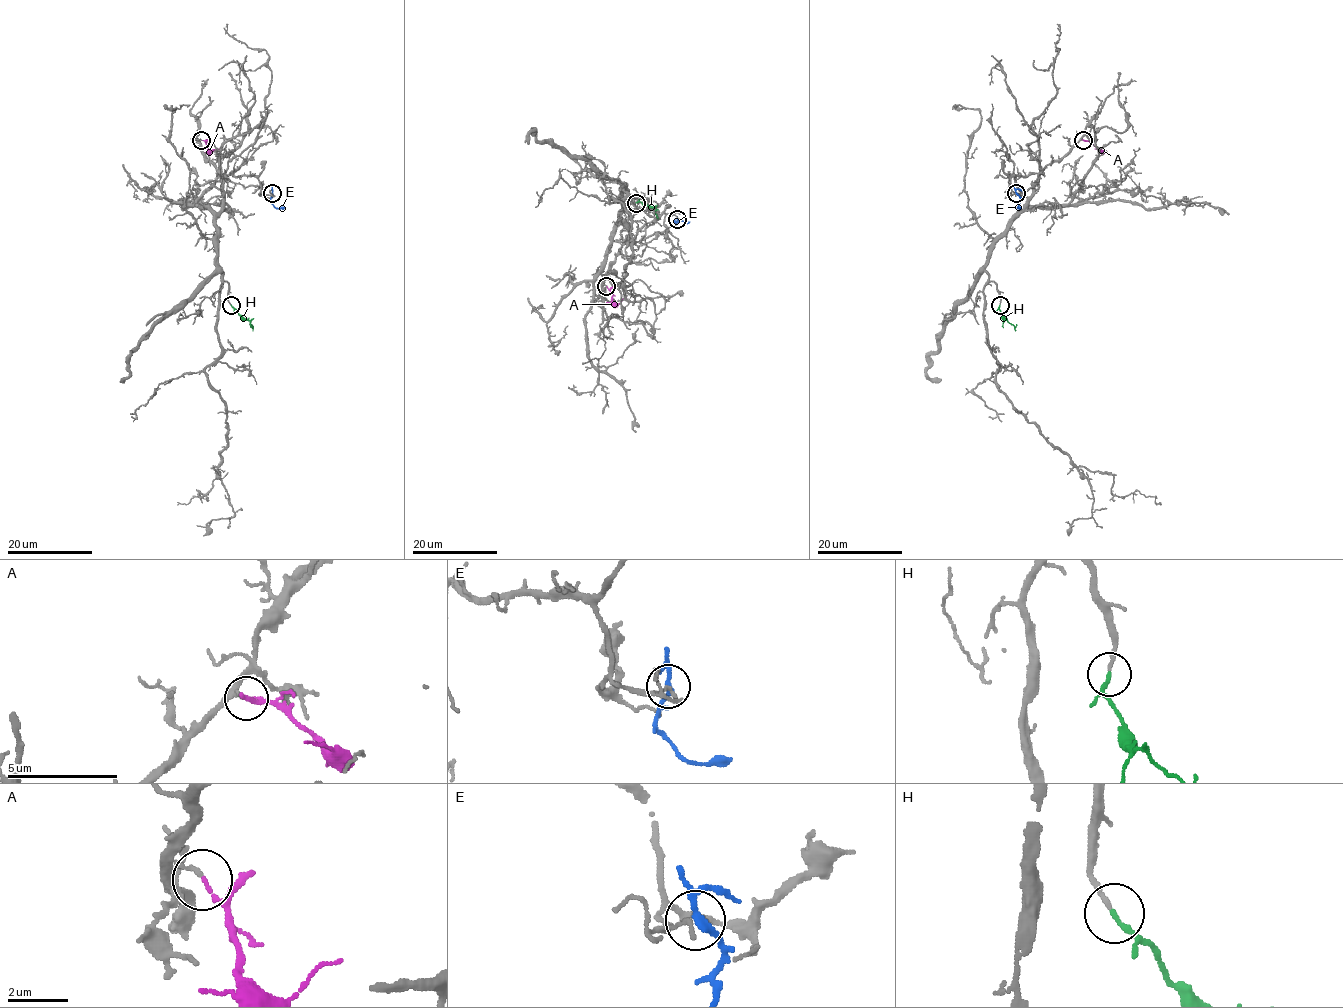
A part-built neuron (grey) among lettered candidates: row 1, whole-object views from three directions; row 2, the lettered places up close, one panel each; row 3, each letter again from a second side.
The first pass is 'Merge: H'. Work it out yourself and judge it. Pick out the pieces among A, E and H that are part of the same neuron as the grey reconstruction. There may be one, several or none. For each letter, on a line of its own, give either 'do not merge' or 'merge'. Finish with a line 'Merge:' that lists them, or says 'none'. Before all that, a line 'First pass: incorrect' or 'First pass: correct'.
First pass: correct
A: do not merge
E: do not merge
H: merge
Merge: H

